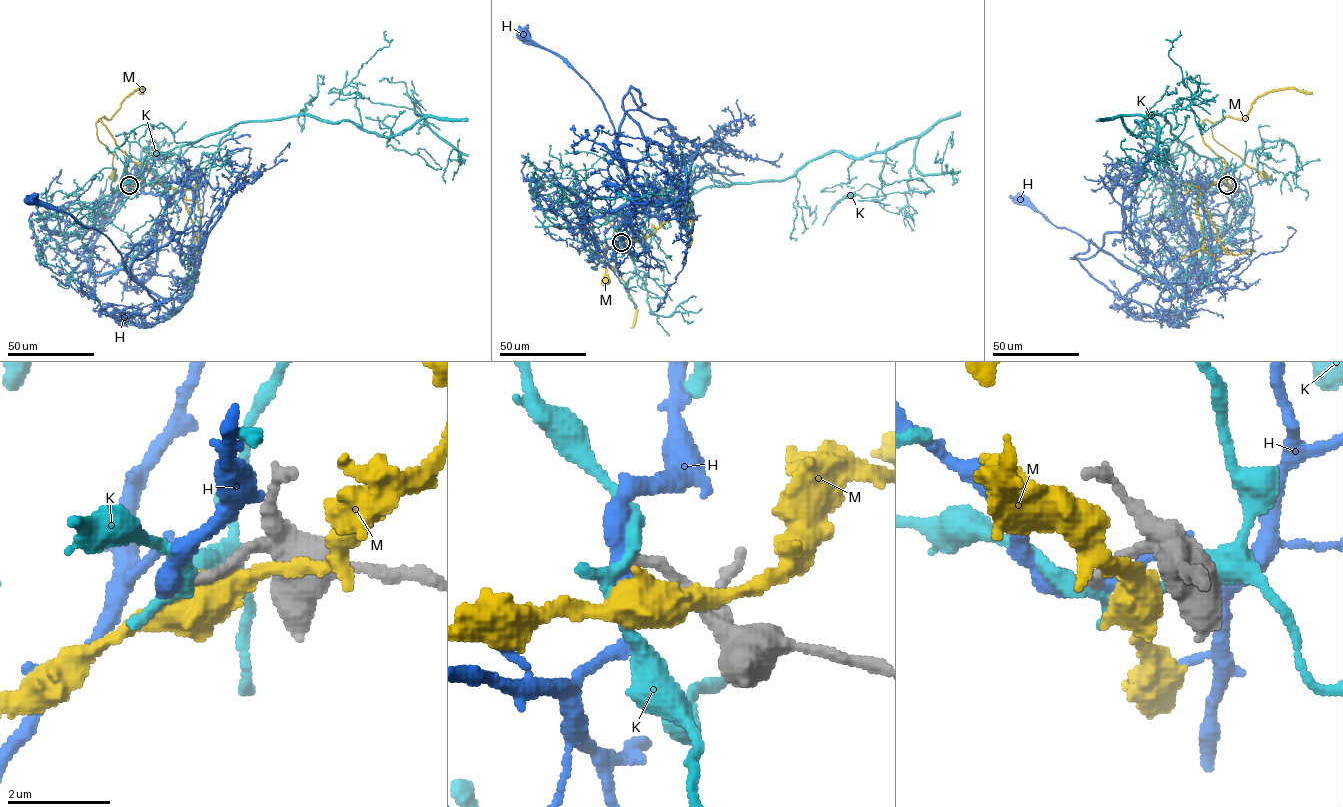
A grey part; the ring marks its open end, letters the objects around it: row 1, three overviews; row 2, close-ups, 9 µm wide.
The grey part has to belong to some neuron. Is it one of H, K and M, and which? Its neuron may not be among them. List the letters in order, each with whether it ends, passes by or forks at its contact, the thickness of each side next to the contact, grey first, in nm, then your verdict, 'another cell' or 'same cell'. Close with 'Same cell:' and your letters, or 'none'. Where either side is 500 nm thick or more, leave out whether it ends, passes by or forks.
H: it passes by; 240 nm thick on the grey side, 360 nm on the other; another cell
K: it forks there; 240 nm thick on the grey side, 220 nm on the other; another cell
M: it passes by; 200 nm thick on the grey side, 460 nm on the other; another cell
Same cell: none

